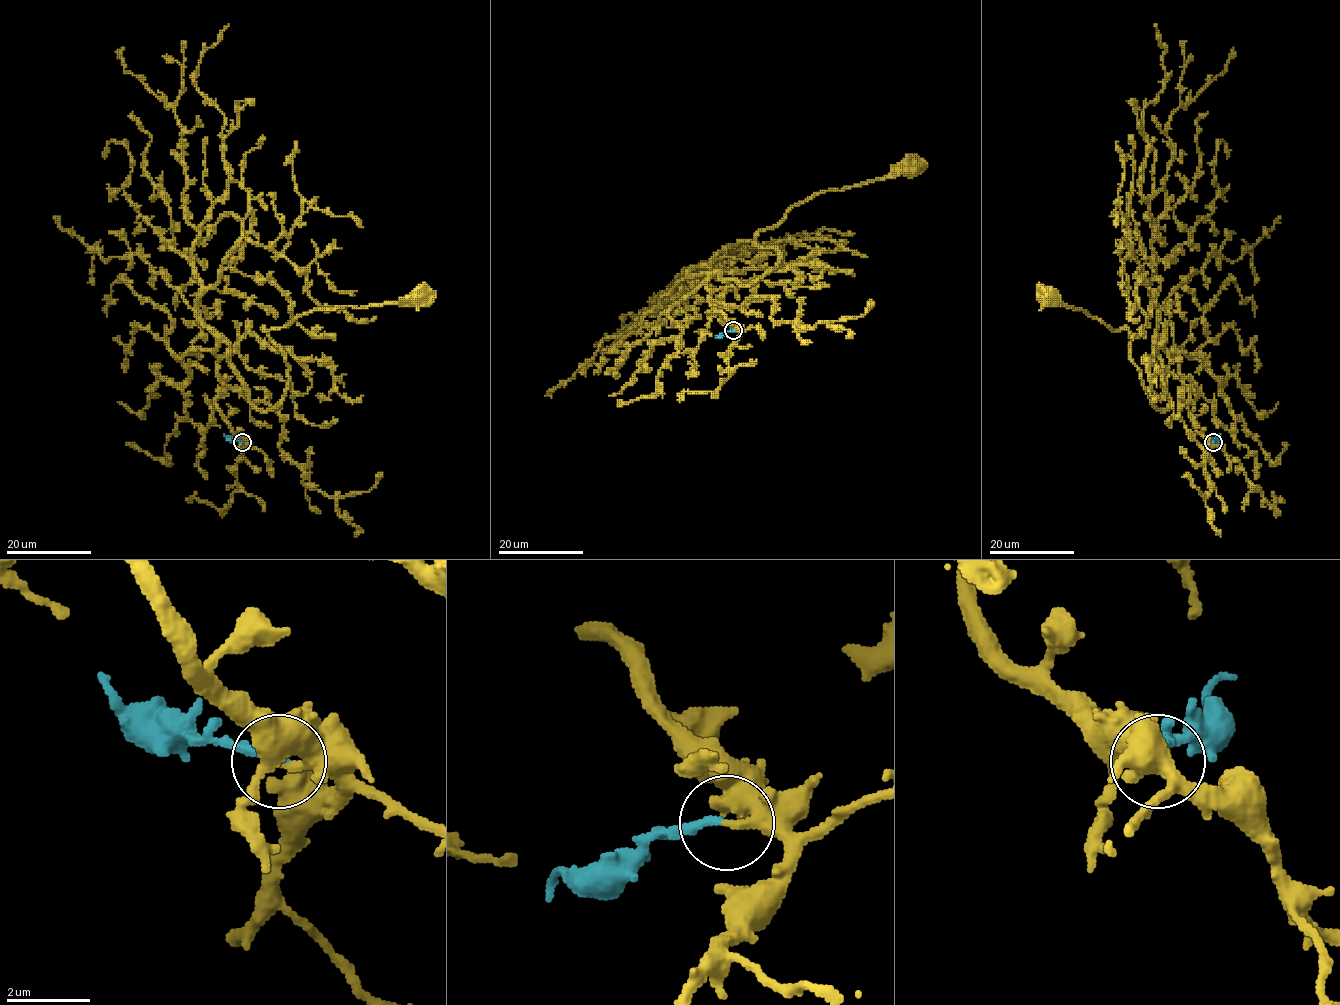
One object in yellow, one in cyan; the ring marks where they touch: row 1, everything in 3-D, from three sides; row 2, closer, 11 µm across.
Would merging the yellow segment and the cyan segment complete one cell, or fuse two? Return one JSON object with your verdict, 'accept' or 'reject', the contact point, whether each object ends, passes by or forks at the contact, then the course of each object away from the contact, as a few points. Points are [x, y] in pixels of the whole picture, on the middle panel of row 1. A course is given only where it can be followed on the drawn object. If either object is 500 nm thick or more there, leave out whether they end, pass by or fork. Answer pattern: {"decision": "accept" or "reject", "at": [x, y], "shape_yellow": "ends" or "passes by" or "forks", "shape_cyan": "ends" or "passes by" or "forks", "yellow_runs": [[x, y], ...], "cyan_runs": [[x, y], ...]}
{"decision": "accept", "at": [733, 330], "shape_yellow": "ends", "shape_cyan": "ends", "yellow_runs": [[733, 331], [721, 312], [707, 313], [713, 274], [754, 283], [779, 258], [755, 238], [794, 206], [909, 168]], "cyan_runs": [[733, 331], [715, 338]]}

